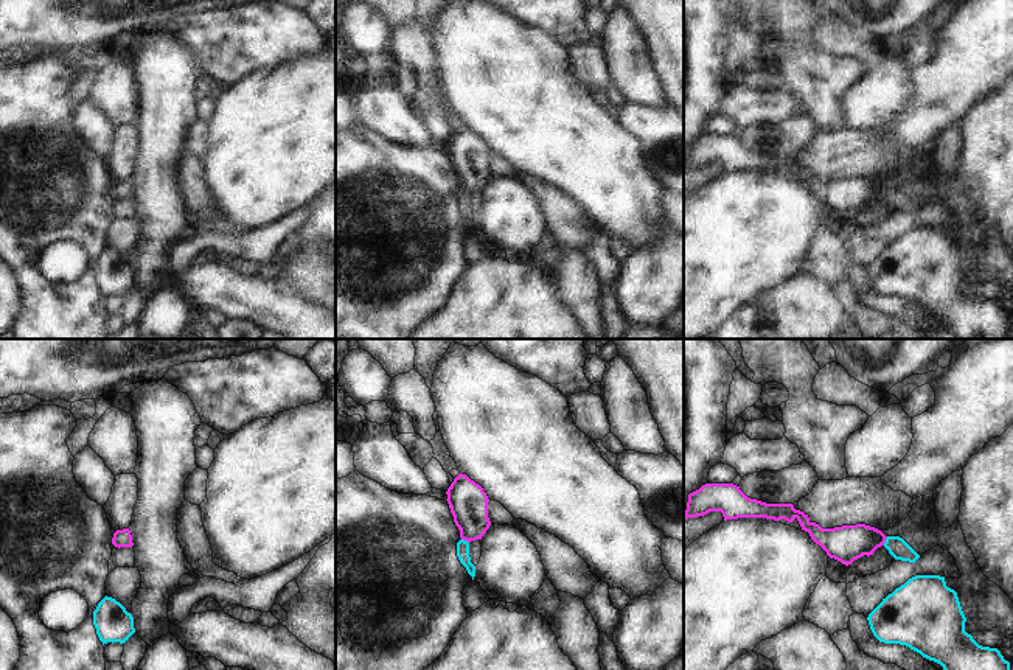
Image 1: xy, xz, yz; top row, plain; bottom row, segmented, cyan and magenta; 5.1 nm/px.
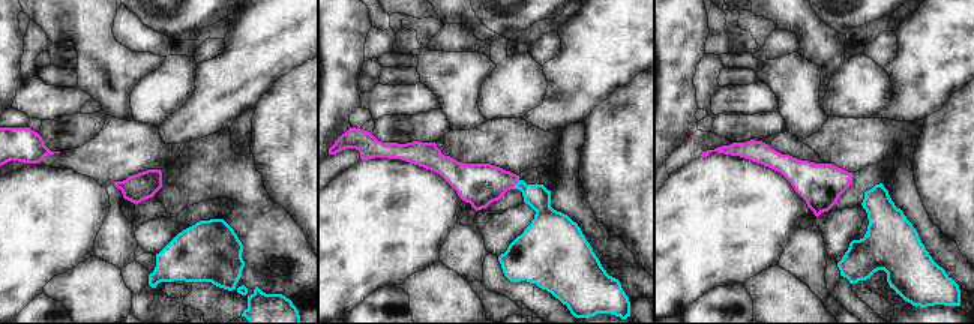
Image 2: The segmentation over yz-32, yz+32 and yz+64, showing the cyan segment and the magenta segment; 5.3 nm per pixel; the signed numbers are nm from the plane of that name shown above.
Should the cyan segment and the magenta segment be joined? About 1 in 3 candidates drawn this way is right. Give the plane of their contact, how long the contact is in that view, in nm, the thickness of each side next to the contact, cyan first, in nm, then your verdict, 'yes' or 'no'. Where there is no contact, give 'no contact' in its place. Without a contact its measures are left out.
yz | 50 nm | 100/190 nm | yes

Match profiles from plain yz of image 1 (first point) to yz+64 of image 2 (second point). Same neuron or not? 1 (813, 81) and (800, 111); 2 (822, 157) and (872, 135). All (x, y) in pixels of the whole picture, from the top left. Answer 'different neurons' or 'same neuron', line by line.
1: same neuron
2: same neuron

